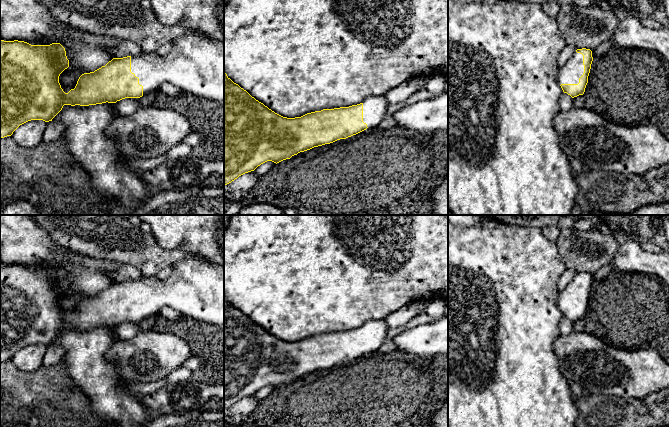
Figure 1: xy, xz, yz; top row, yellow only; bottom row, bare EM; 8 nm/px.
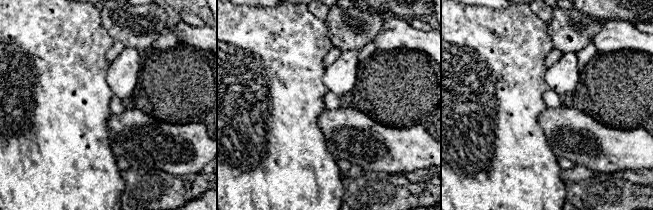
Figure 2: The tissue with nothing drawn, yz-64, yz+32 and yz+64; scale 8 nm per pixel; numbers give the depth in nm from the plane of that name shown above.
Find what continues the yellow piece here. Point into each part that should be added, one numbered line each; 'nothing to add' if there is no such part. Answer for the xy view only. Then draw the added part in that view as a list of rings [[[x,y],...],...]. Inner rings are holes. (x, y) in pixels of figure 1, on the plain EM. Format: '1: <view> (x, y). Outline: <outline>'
1: xy (195, 288). Outline: [[[194,257],[172,265],[172,273],[165,280],[155,276],[131,280],[131,296],[139,302],[143,319],[157,315],[163,306],[169,306],[183,316],[208,324],[224,326],[224,267]]]

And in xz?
1: xz (375, 332). Outline: [[[370,320],[363,326],[363,346],[368,352],[378,351],[387,341],[389,327],[385,320]]]

